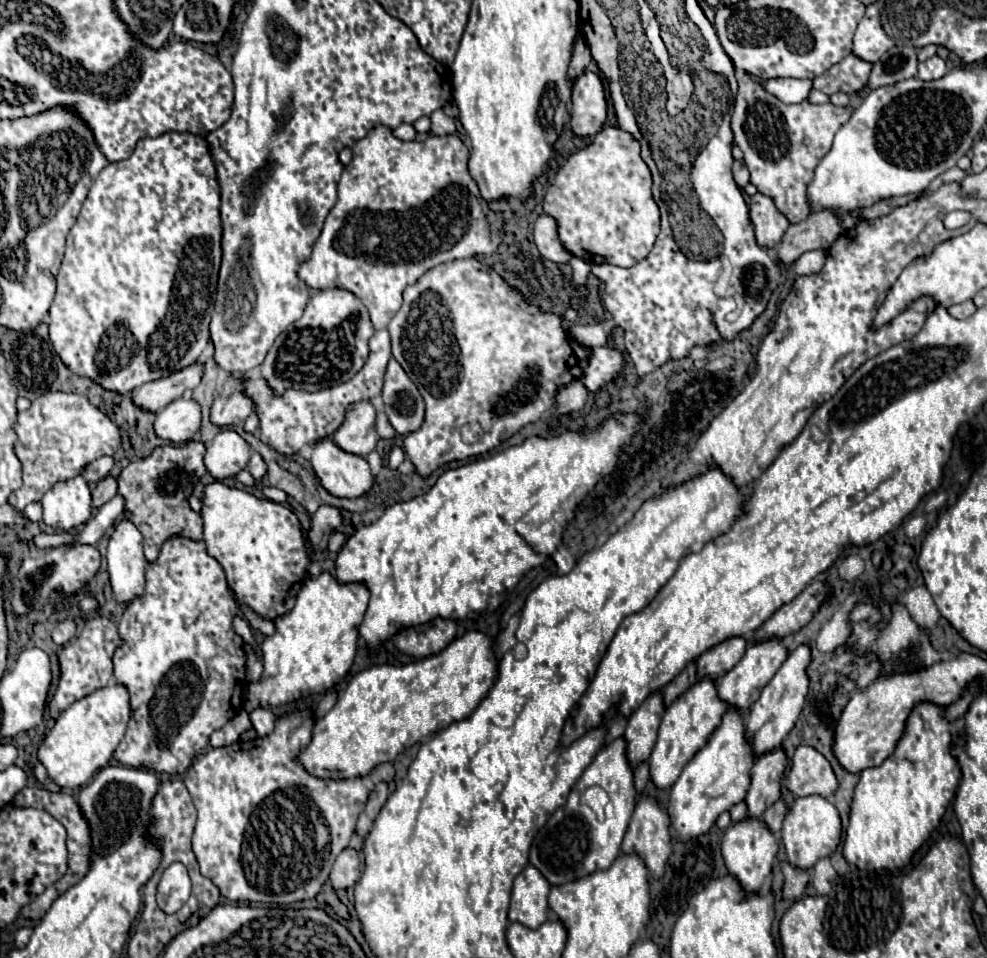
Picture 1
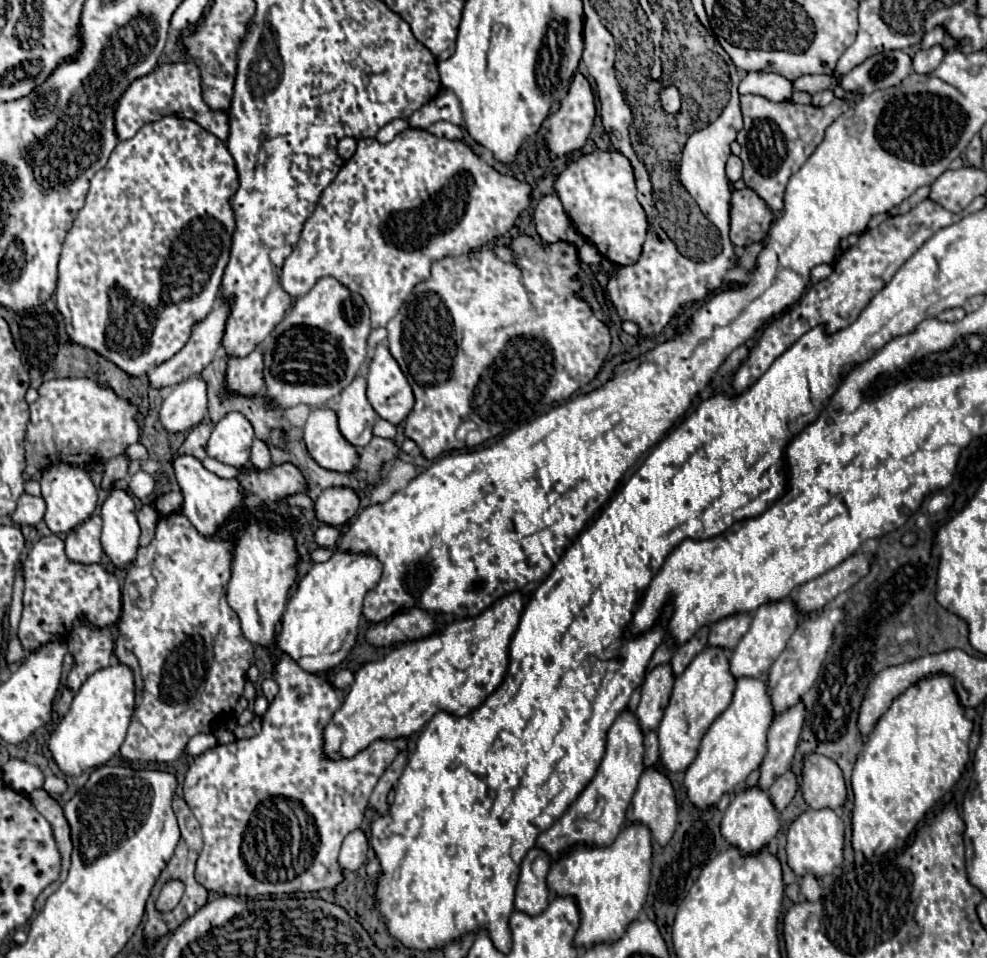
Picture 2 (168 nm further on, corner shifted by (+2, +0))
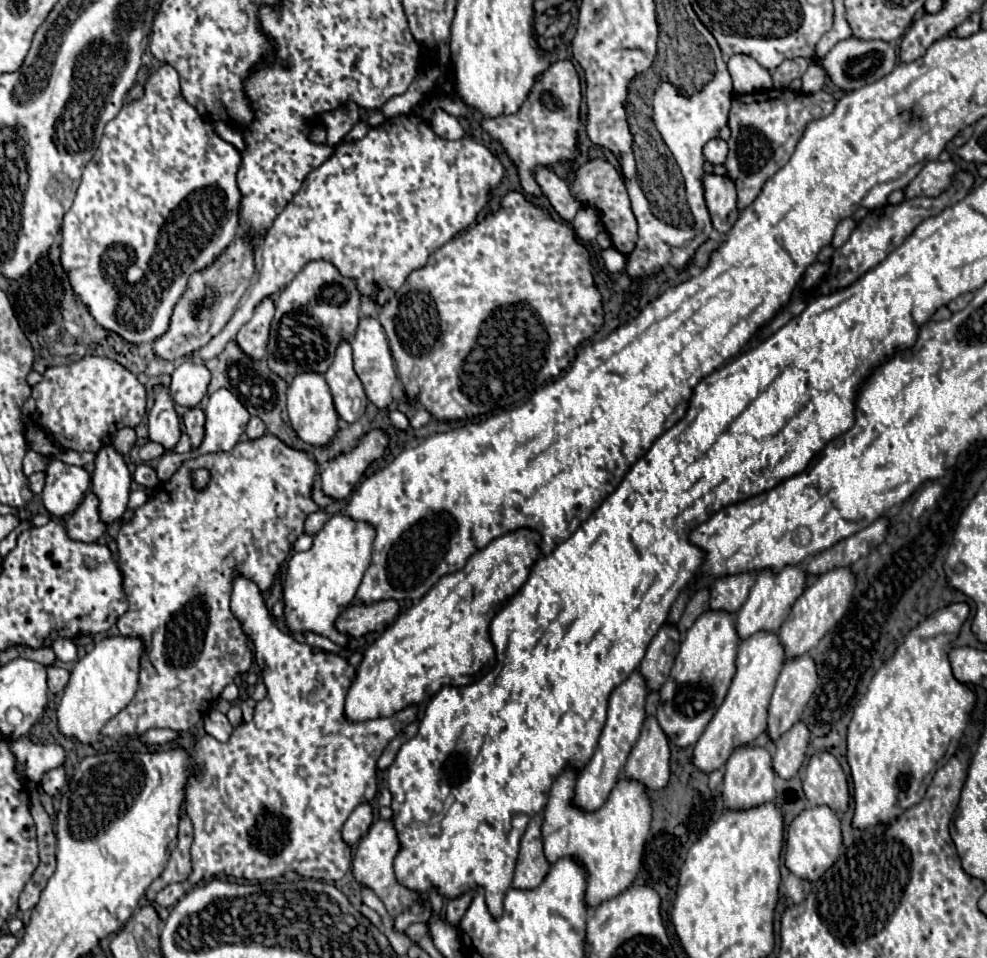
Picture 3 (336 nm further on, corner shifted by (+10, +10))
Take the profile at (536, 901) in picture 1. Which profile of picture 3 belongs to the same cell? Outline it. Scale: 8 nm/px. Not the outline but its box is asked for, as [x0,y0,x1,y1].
[512,814,550,890]

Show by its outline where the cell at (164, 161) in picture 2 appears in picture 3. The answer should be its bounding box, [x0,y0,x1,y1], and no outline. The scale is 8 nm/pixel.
[62,64,242,344]

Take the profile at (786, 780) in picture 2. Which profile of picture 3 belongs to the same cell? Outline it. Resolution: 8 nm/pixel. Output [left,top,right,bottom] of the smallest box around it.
[772,720,810,780]

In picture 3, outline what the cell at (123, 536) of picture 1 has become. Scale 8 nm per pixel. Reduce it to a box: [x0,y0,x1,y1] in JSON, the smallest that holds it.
[92,442,132,524]

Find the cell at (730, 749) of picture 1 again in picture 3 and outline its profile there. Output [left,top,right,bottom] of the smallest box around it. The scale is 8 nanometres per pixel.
[694,630,784,772]

